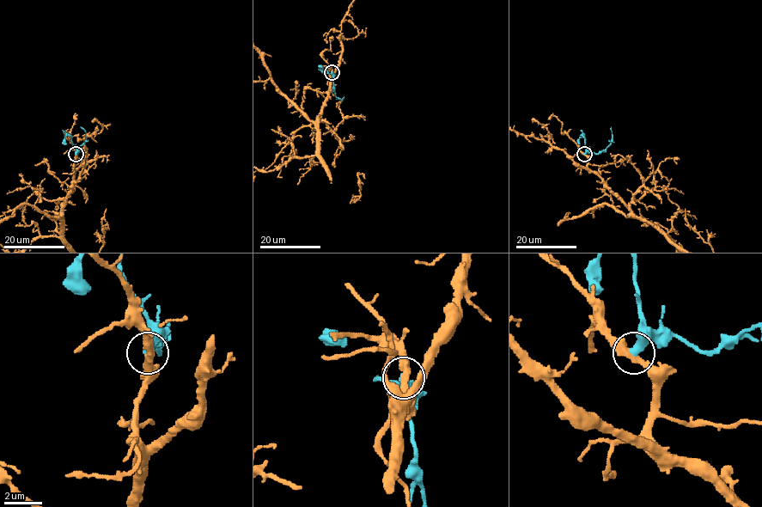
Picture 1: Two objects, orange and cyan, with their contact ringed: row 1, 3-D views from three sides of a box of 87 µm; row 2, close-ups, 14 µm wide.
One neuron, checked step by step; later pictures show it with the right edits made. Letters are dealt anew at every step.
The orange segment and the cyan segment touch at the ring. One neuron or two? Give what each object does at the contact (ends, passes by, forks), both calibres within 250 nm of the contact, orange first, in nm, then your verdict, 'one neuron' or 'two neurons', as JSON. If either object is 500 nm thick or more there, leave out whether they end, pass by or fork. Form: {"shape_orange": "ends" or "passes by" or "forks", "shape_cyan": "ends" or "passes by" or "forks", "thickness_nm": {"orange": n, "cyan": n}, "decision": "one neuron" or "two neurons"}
{"shape_orange": "passes by", "shape_cyan": "ends", "thickness_nm": {"orange": 360, "cyan": 480}, "decision": "two neurons"}

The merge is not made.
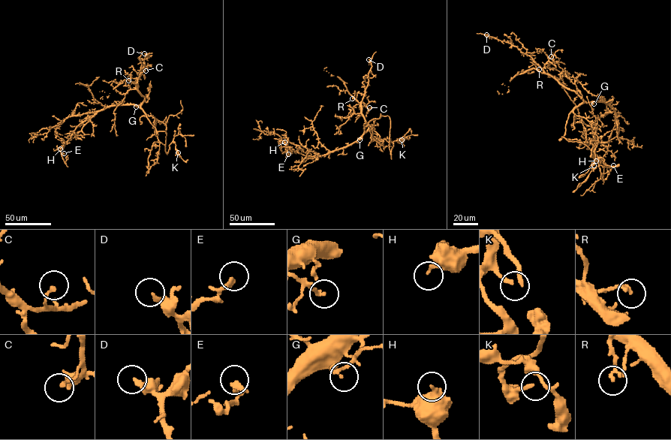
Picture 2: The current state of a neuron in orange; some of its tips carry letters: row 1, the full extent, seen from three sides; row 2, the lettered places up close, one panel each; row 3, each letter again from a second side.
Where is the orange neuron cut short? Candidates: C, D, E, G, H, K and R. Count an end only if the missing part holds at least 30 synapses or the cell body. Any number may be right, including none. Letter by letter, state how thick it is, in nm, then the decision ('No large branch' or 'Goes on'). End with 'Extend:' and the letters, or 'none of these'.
C: Thickness 170 nm. No large branch
D: Thickness 280 nm. No large branch
E: Thickness 280 nm. No large branch
G: Thickness 160 nm. No large branch
H: Thickness 240 nm. No large branch
K: Thickness 180 nm. No large branch
R: Thickness 180 nm. No large branch
Extend: none of these

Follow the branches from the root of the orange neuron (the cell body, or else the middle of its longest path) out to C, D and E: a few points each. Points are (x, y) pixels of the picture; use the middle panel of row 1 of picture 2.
C: (359, 137), (368, 128), (362, 113), (362, 101), (369, 107)
D: (359, 137), (368, 128), (362, 113), (362, 100), (372, 66), (368, 59)
E: (359, 137), (347, 146), (317, 156), (306, 156), (285, 146), (288, 154)

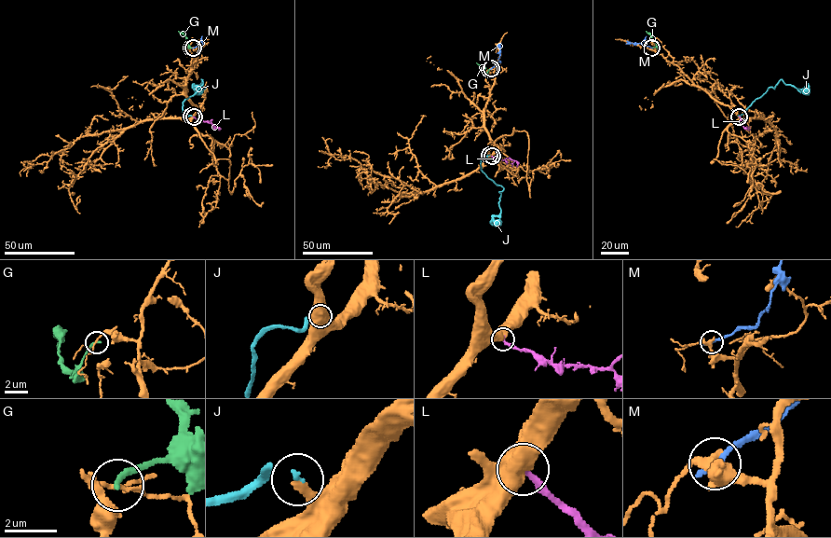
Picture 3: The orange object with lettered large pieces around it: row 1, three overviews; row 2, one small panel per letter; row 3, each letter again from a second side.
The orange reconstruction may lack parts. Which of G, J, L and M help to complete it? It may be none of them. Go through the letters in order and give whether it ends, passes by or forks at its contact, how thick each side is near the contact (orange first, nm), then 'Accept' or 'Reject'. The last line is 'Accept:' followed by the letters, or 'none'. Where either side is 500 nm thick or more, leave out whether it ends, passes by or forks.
G: It ends there. Thickness 130 nm (orange) against 240 nm. Reject
J: It ends there. Thickness 280 nm (orange) against 100 nm. Reject
L: Thickness 550 nm (orange) against 260 nm. Accept
M: It ends there. Thickness 320 nm (orange) against 280 nm. Reject
Accept: L

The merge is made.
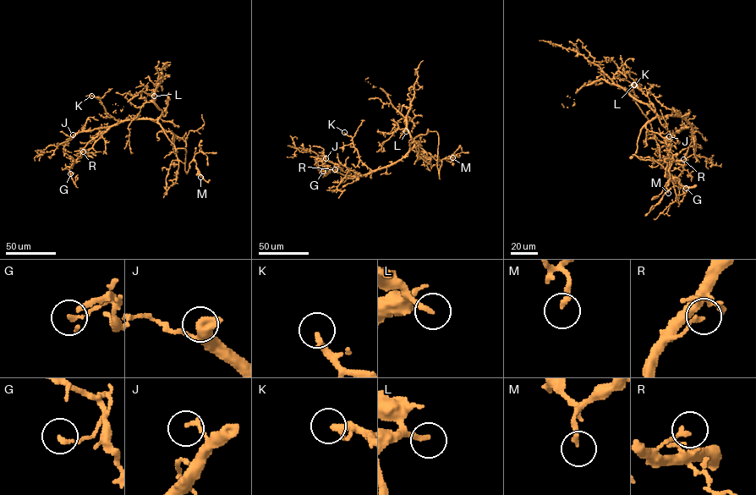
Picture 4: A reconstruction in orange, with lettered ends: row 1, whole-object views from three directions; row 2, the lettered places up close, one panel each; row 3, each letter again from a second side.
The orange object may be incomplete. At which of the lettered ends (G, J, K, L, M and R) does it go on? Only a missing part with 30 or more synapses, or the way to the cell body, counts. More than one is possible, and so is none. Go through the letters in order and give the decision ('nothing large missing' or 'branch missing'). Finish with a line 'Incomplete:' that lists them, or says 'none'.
G: nothing large missing
J: nothing large missing
K: branch missing
L: branch missing
M: nothing large missing
R: nothing large missing
Incomplete: K, L

